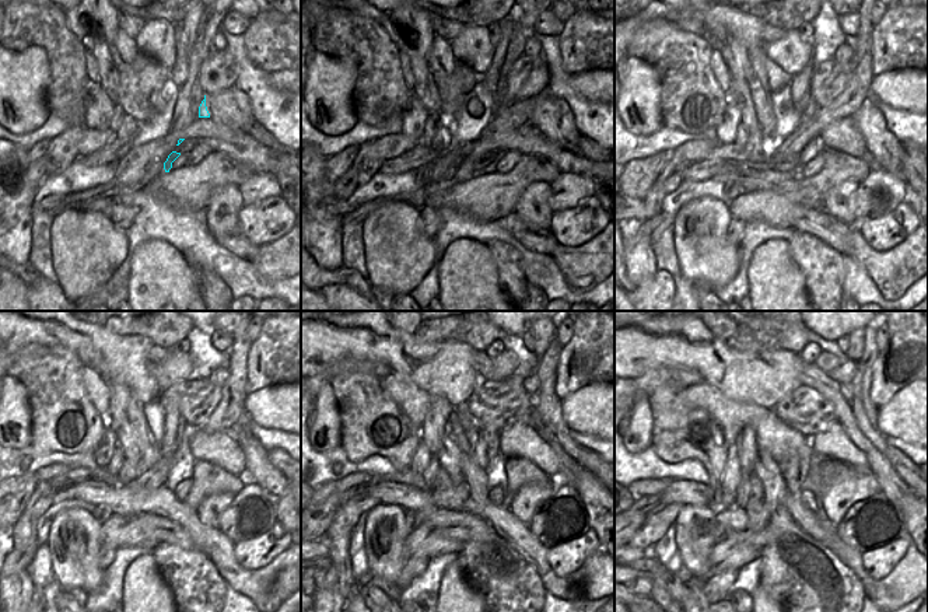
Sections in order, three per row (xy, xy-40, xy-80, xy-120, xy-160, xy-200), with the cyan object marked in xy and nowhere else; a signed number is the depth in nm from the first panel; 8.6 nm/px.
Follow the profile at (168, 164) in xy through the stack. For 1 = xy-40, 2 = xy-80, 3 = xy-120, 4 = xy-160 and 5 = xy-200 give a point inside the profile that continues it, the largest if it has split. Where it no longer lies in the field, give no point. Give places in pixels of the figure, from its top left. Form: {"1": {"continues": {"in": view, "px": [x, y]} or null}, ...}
{"1": {"continues": {"in": "xy-40", "px": [517, 114]}}, "2": {"continues": {"in": "xy-80", "px": [858, 90]}}, "3": {"continues": {"in": "xy-120", "px": [230, 406]}}, "4": {"continues": {"in": "xy-160", "px": [546, 371]}}, "5": {"continues": {"in": "xy-200", "px": [862, 377]}}}

